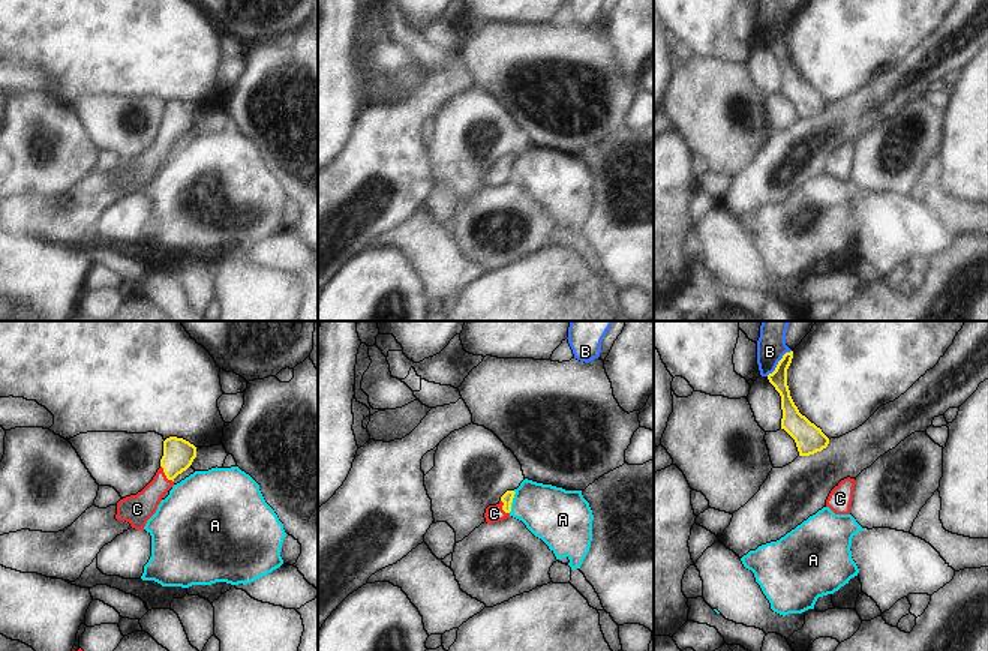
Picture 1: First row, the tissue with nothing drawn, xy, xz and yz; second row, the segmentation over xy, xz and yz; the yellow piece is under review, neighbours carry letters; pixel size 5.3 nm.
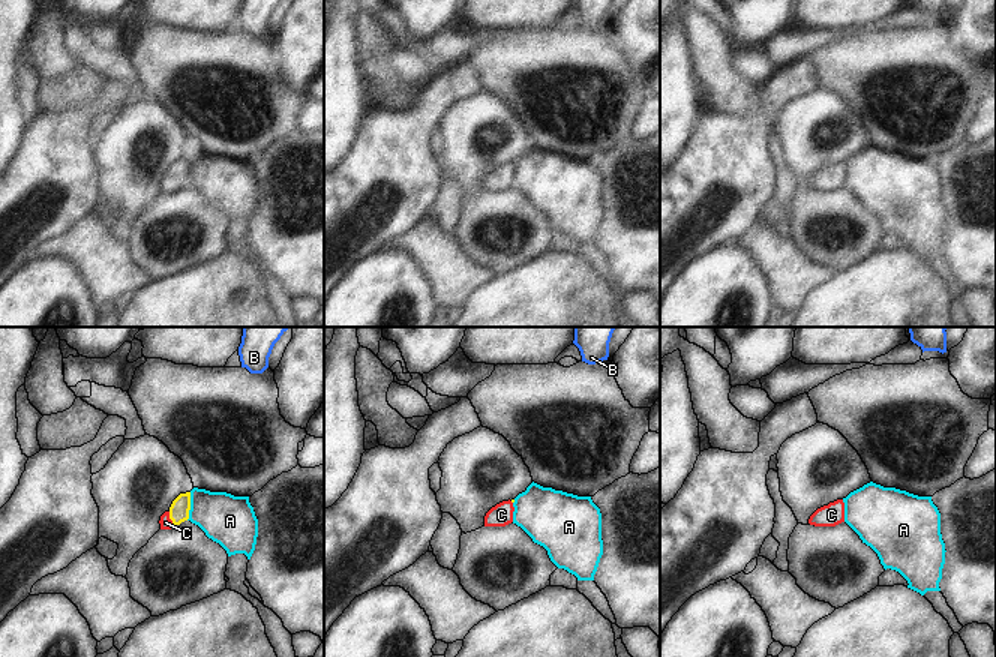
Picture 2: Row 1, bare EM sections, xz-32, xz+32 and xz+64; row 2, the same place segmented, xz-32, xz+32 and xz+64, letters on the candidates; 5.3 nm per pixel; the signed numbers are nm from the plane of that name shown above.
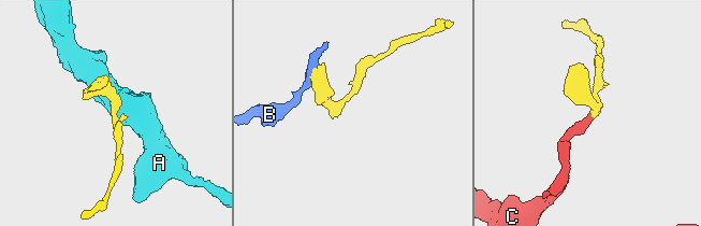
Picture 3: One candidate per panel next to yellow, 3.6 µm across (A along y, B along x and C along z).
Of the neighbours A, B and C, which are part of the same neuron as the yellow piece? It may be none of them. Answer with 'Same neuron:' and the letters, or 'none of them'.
Same neuron: C

